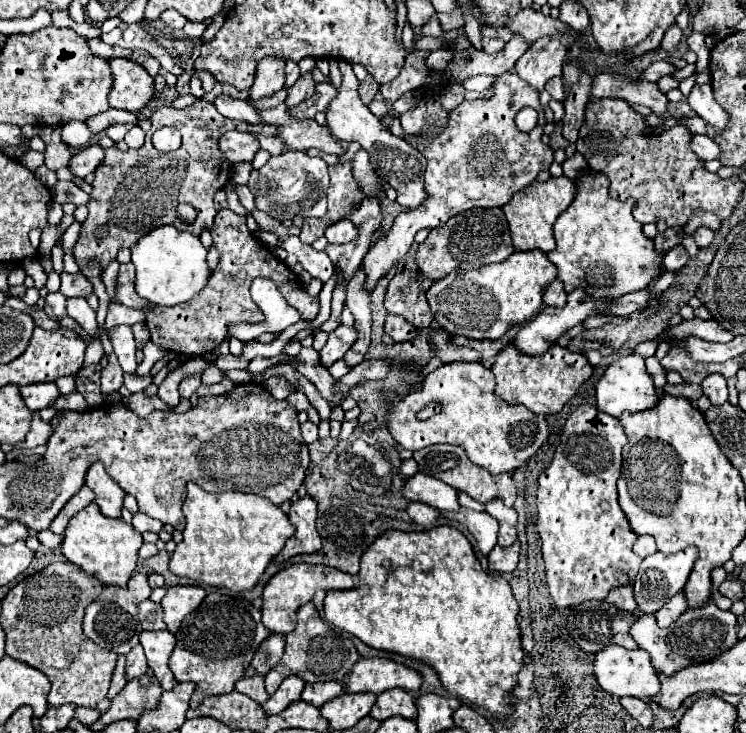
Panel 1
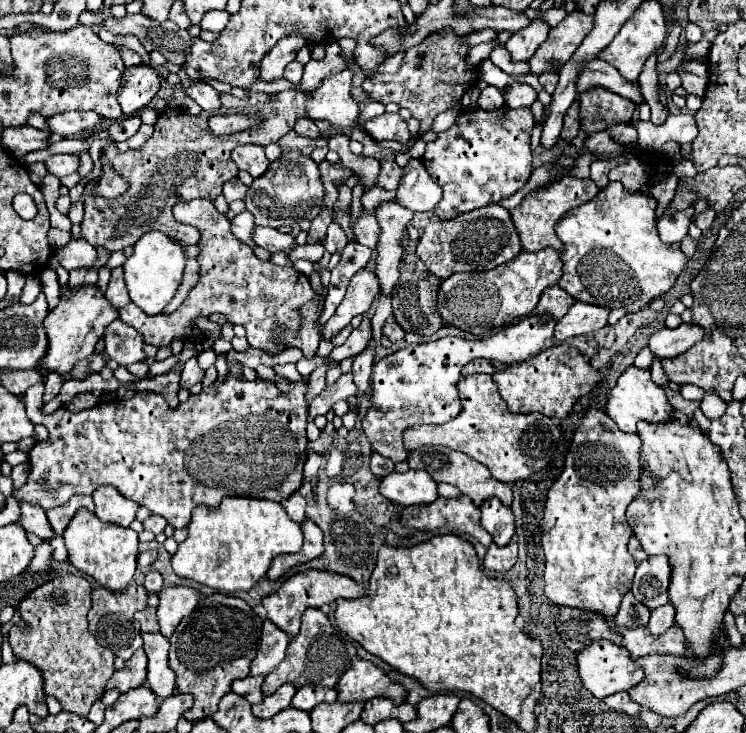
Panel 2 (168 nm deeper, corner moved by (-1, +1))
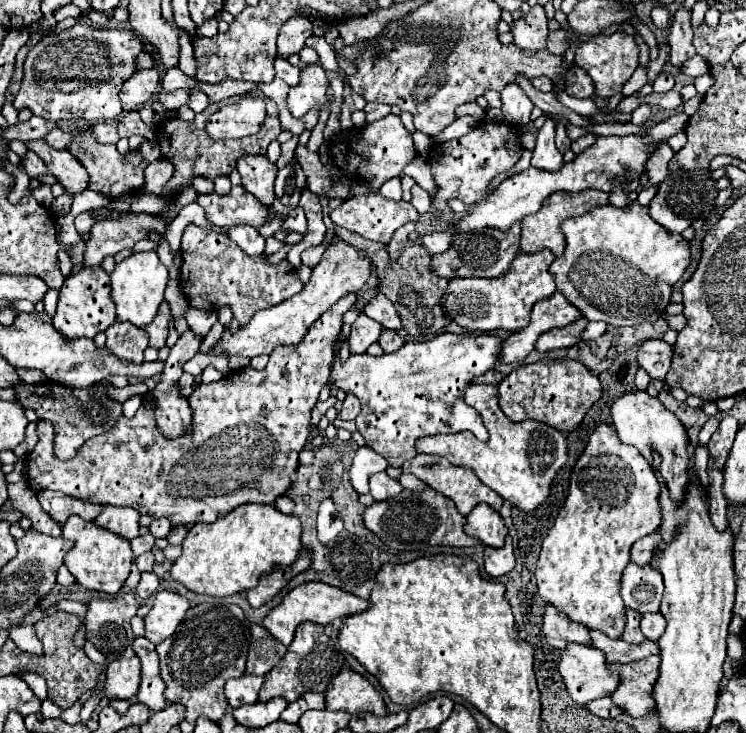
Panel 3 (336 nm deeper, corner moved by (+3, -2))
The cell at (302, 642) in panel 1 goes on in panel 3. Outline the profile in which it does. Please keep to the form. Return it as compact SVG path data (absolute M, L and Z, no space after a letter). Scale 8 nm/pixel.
M315 623L299 625L295 631L295 639L287 649L289 651L285 653L285 657L265 675L265 683L259 691L261 703L267 703L273 697L283 697L287 703L293 703L297 697L309 691L325 693L329 681L343 669L343 663L345 663L339 647L325 635L323 627Z

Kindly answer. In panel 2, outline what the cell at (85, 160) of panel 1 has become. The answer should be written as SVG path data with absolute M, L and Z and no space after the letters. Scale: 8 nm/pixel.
M57 154L57 156L51 156L45 160L45 166L51 174L55 176L69 176L73 172L77 172L79 168L79 156L75 154Z

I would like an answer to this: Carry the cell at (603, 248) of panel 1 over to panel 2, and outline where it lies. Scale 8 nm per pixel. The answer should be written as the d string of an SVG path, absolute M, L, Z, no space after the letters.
M609 182L593 200L567 212L555 226L563 242L563 276L559 286L575 300L625 308L627 312L639 312L653 298L665 294L681 274L687 256L679 244L659 240L655 206L657 202L649 194L629 194L619 182Z

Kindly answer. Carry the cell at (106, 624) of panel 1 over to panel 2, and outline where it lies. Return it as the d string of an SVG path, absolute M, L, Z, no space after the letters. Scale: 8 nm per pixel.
M131 584L127 590L111 592L107 588L95 588L93 590L93 606L87 614L89 620L89 632L95 636L99 644L109 648L115 656L121 656L123 660L129 660L131 654L143 646L139 624L135 622L133 614L135 610L143 610L147 606L147 592L143 586Z

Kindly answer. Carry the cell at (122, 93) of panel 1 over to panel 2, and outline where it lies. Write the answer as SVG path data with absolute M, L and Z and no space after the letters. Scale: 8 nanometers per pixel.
M129 66L123 72L123 80L117 92L123 114L135 114L151 102L161 86L159 72L151 66Z

